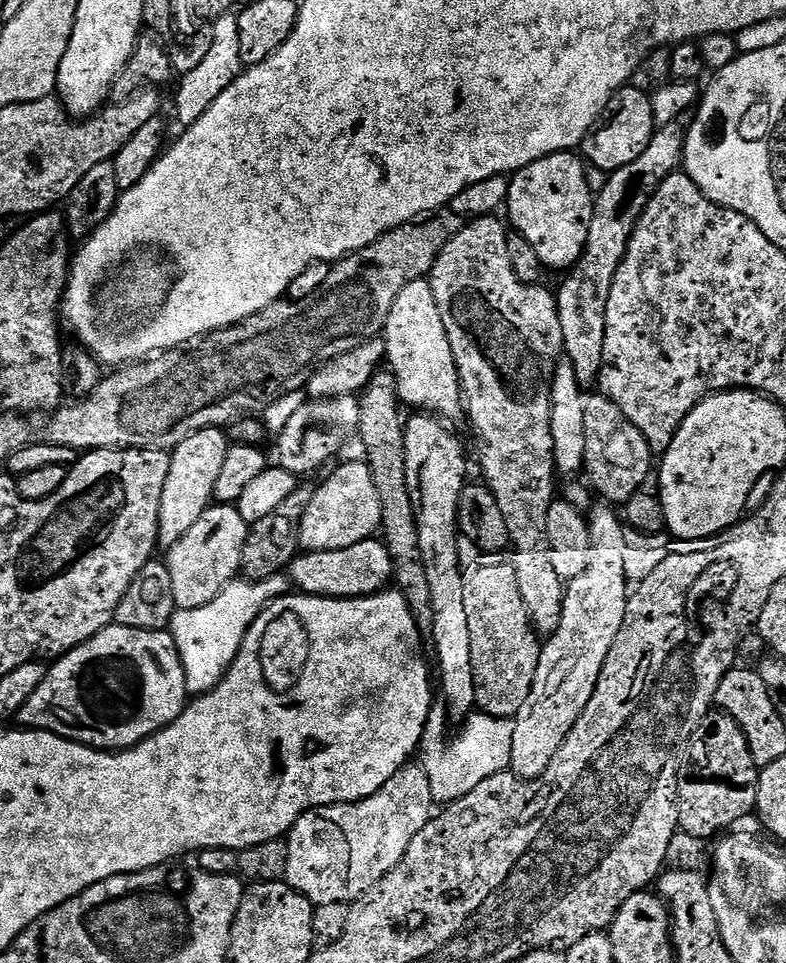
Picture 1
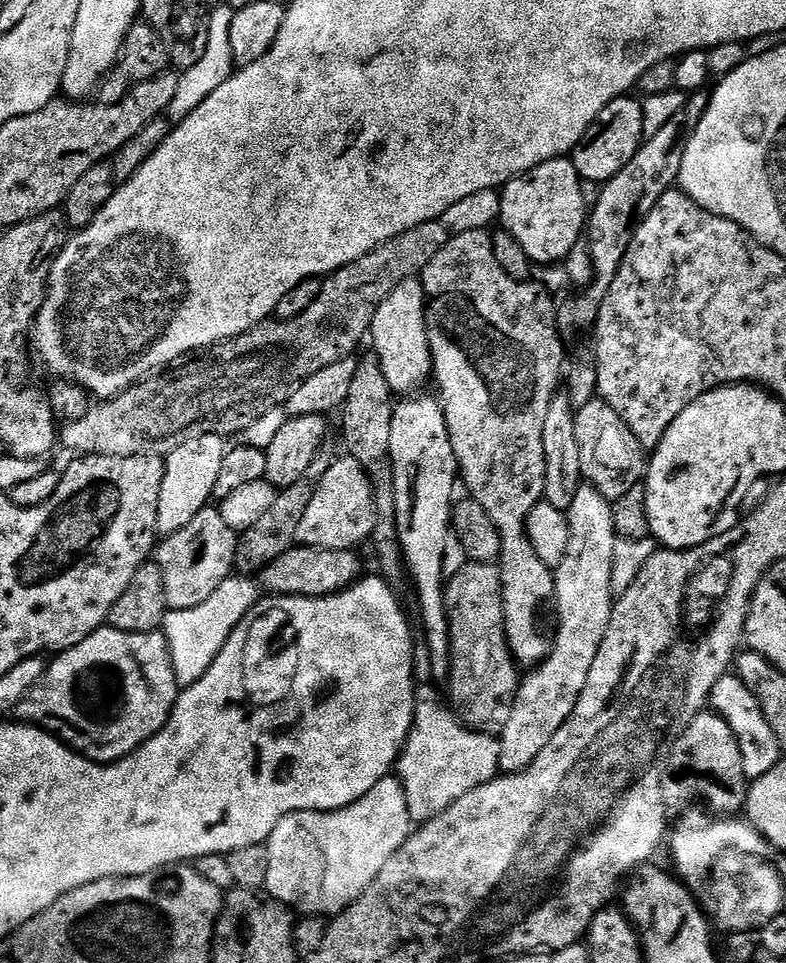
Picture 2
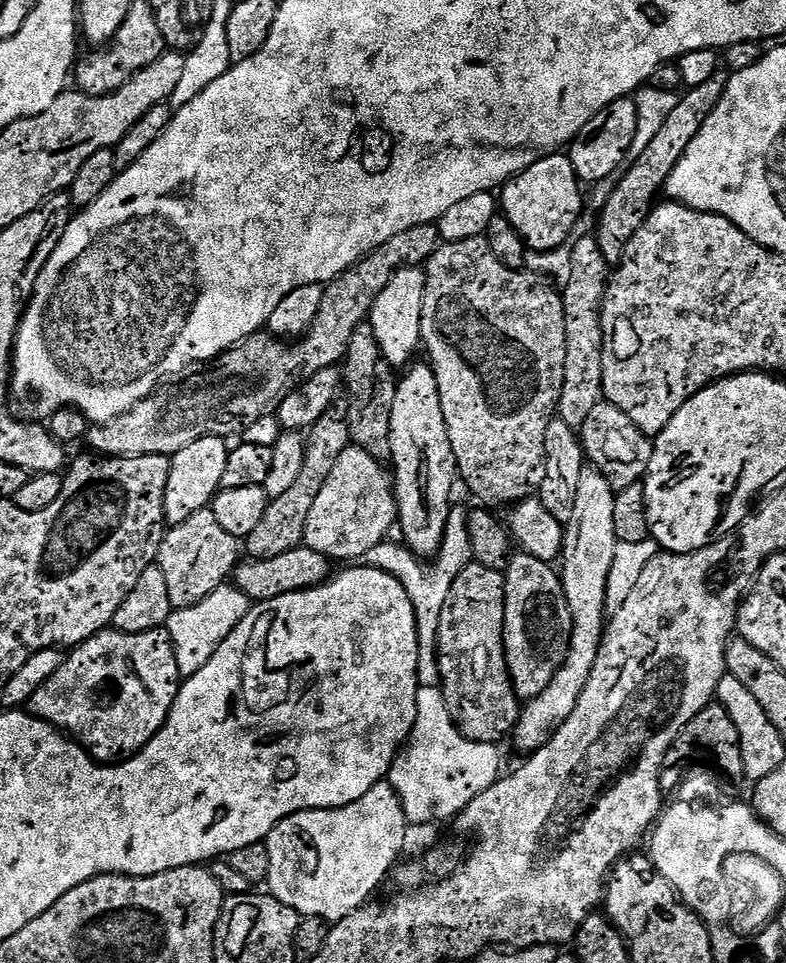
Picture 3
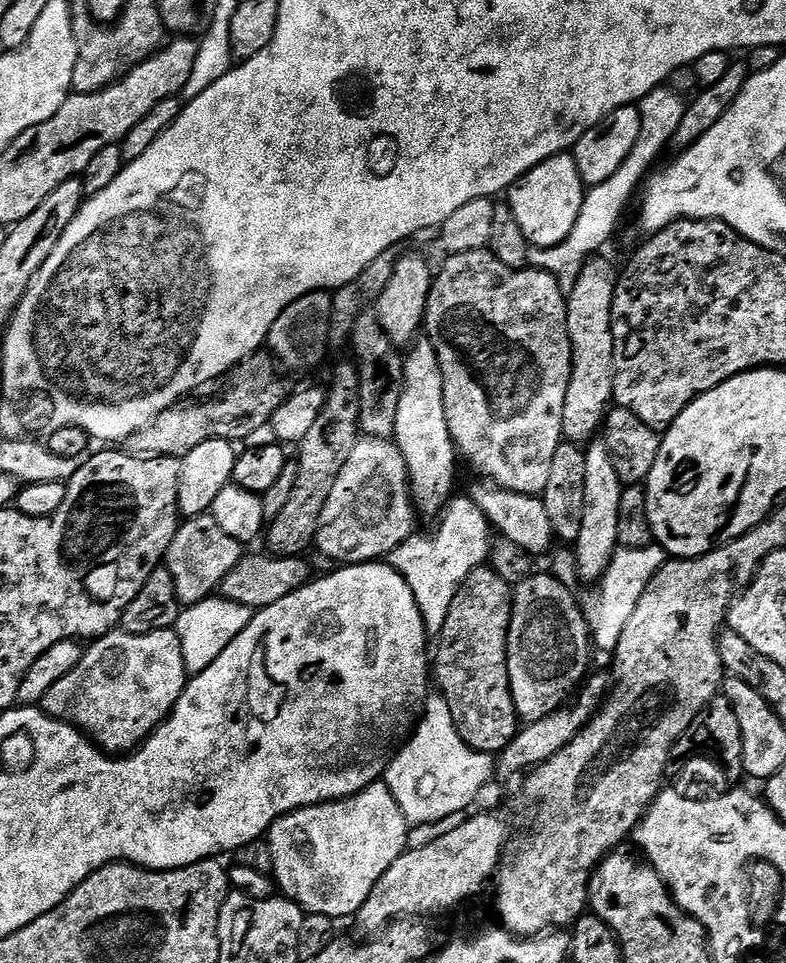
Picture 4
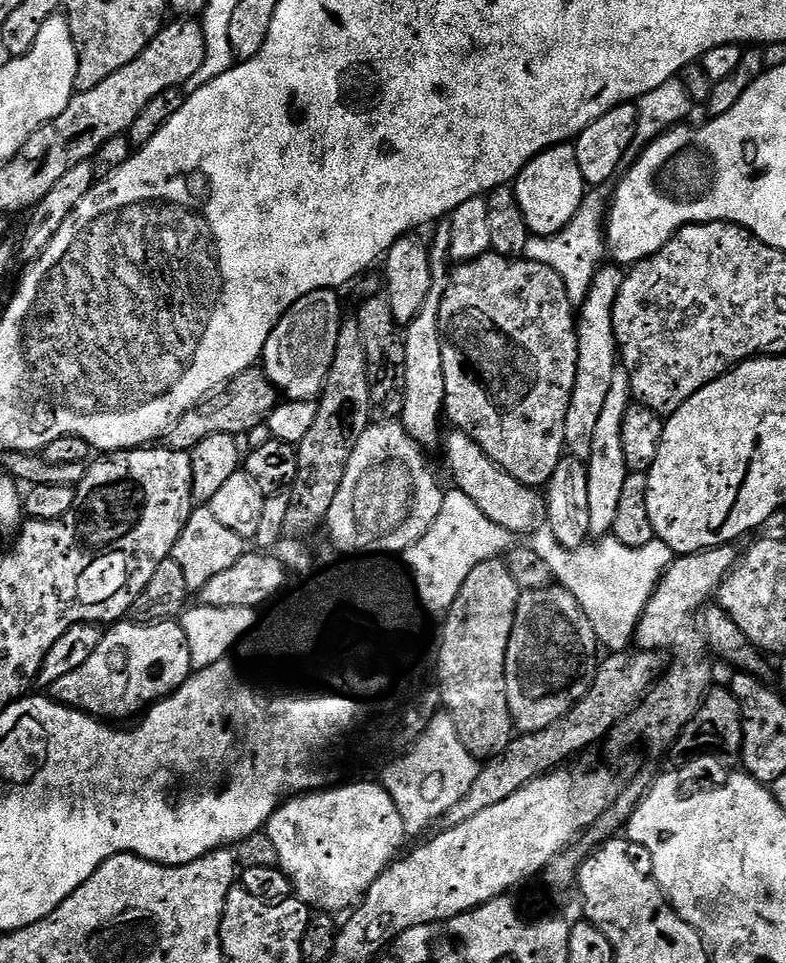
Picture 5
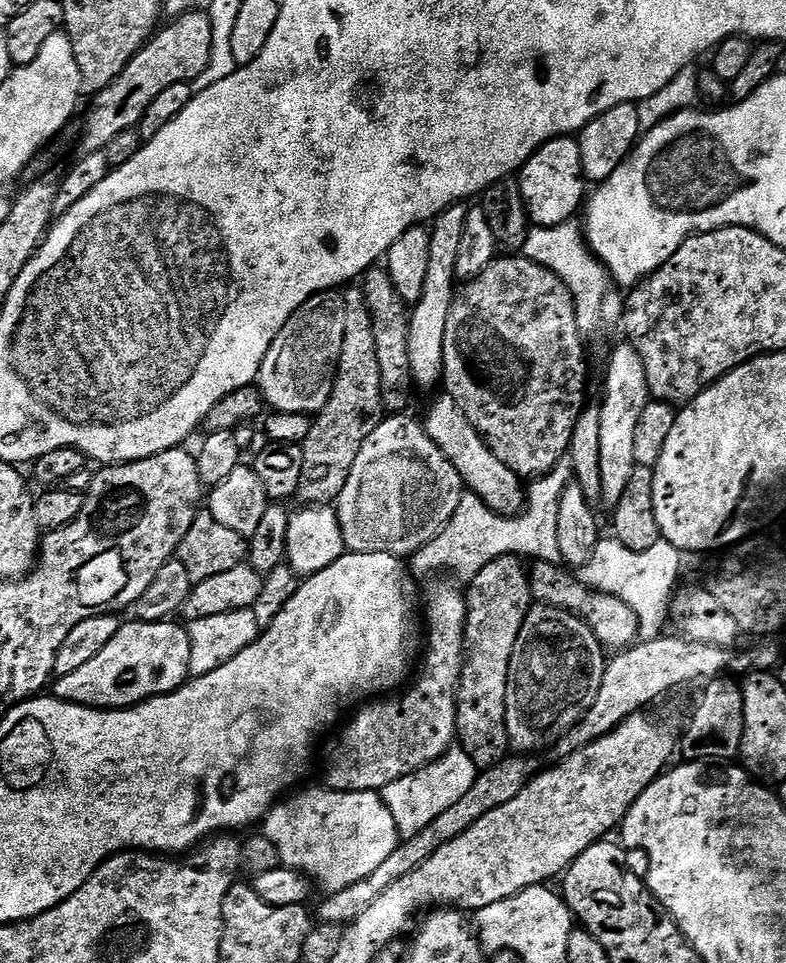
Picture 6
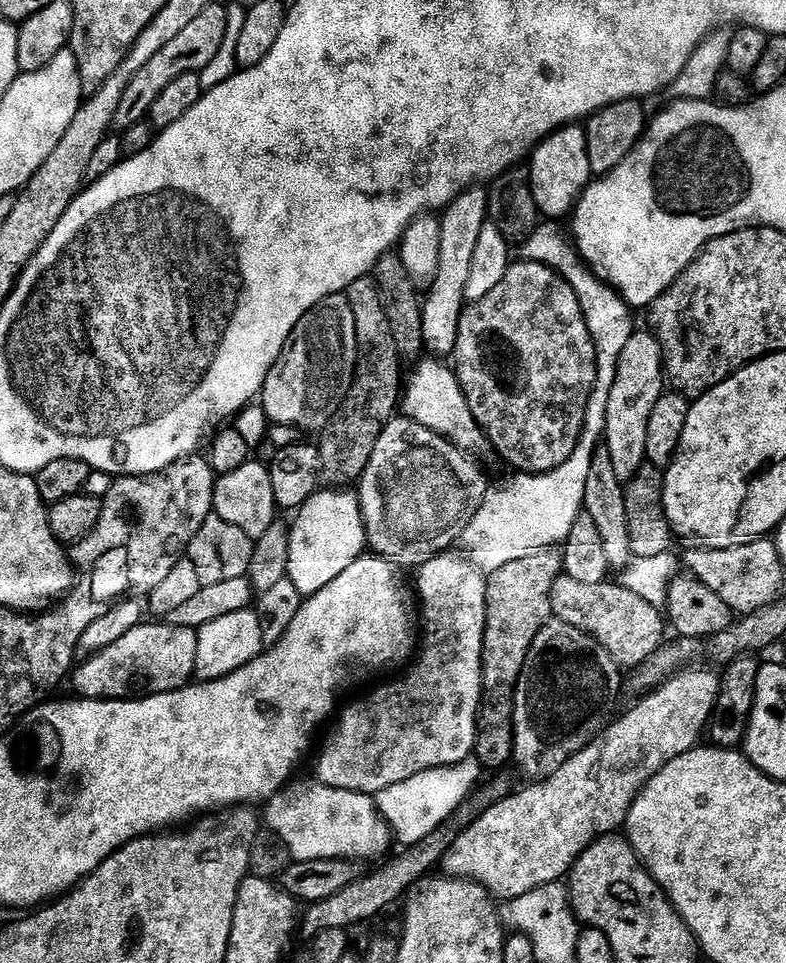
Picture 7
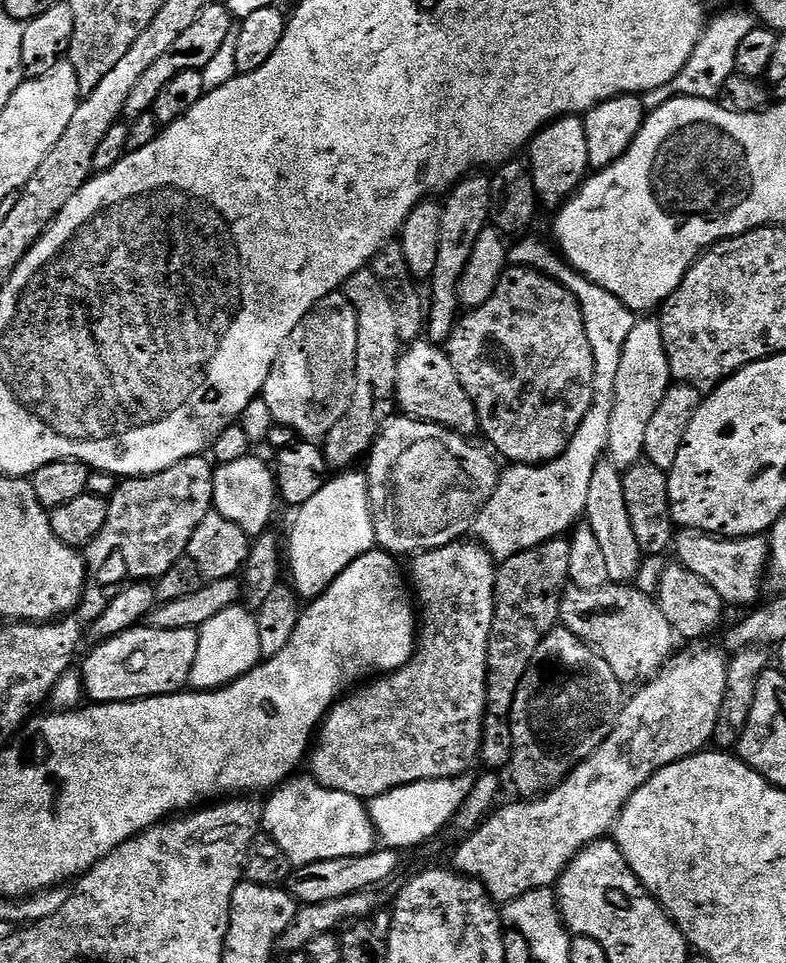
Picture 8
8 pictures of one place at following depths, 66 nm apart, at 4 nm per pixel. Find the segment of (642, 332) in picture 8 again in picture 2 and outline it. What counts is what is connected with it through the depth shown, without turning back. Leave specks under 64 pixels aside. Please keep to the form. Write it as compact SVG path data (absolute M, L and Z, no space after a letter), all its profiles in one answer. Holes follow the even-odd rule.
M584 482L574 493L574 502L566 513L569 522L569 546L565 560L554 569L556 578L556 594L554 605L560 611L560 629L554 632L558 646L552 646L548 659L539 665L528 677L519 681L516 689L516 701L510 714L510 722L506 722L499 733L500 772L511 774L521 772L528 767L538 754L550 742L558 730L570 718L579 694L590 674L590 666L594 666L594 658L598 658L598 646L602 646L602 638L606 638L606 630L610 626L614 591L612 586L612 568L615 566L616 545L618 537L615 530L613 505L597 488Z

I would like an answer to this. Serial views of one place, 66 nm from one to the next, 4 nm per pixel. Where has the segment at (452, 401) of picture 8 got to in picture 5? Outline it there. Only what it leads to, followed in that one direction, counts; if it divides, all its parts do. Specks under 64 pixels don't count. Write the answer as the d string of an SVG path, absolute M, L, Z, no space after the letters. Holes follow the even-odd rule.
M459 430L449 433L442 448L448 451L448 468L452 471L452 480L456 483L453 485L458 491L466 494L466 498L470 498L470 502L474 502L474 506L478 506L478 510L482 510L482 514L486 514L490 522L498 522L498 526L506 531L517 537L526 532L535 533L546 520L545 497L537 489L527 488L522 482L518 482L518 478L506 474L506 470L499 468L485 454L482 446L478 446L478 442L474 442L466 433Z

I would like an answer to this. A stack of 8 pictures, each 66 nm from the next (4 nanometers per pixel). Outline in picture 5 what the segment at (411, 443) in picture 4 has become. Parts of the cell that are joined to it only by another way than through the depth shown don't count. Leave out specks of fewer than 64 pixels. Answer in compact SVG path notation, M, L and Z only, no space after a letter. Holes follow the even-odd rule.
M440 222L435 225L434 231L436 231L436 237L430 240L430 251L428 257L430 258L430 270L432 271L432 285L430 286L430 294L426 298L426 302L422 306L422 310L415 316L412 321L406 325L406 331L404 332L404 345L406 346L406 354L404 355L404 373L406 374L406 382L404 383L404 411L402 413L402 423L408 435L412 437L413 440L419 442L421 448L425 450L431 450L432 447L439 445L442 440L442 432L440 436L440 420L442 424L442 417L445 415L444 410L444 399L446 398L446 378L444 377L444 370L442 366L442 342L440 341L440 307L442 306L442 298L444 297L444 292L448 288L449 276L450 276L450 257L448 251L450 250L450 230L451 223Z

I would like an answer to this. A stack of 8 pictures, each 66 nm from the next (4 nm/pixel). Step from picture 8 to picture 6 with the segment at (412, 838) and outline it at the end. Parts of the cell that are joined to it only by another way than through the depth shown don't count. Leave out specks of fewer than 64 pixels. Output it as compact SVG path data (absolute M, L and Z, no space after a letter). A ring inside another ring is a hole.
M449 750L432 764L398 778L398 782L390 782L390 786L383 788L382 795L390 814L394 814L401 837L422 834L422 830L426 830L426 826L430 826L438 814L450 810L450 806L454 806L454 802L458 802L474 786L477 775L476 763L464 751Z

